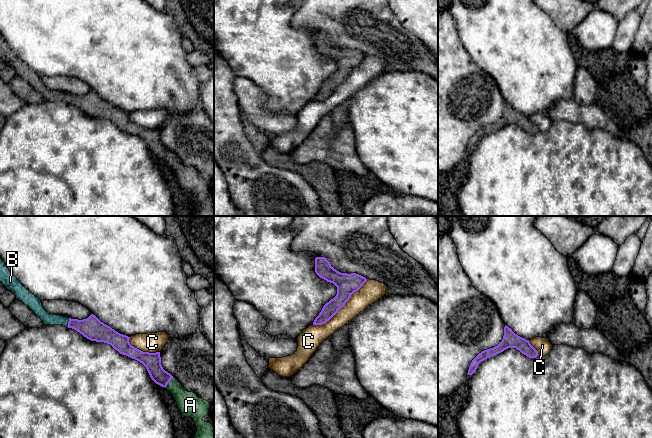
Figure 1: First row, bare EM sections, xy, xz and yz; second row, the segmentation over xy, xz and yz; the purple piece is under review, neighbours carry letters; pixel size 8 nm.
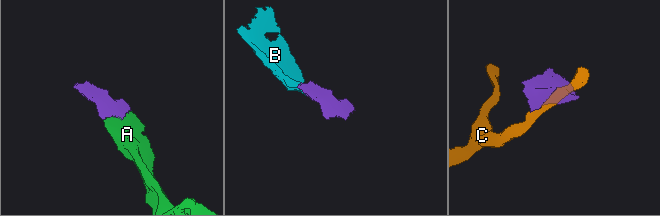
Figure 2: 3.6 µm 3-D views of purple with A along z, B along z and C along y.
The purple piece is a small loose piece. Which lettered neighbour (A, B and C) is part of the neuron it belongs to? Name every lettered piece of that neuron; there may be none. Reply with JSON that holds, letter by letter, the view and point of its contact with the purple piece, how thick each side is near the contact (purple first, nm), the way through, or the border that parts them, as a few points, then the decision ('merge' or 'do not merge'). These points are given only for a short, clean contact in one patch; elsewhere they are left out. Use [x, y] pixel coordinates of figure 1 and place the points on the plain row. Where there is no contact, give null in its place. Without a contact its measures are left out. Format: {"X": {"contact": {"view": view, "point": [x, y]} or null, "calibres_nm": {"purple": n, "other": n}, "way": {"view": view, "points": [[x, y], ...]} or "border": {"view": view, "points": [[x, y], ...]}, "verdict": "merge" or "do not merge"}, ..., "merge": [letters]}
{"A": {"contact": {"view": "xy", "point": [169, 157]}, "calibres_nm": {"purple": 140, "other": 190}, "verdict": "merge"}, "B": {"contact": {"view": "xy", "point": [68, 98]}, "calibres_nm": {"purple": 180, "other": 100}, "verdict": "merge"}, "C": {"contact": {"view": "xz", "point": [341, 83]}, "calibres_nm": {"purple": 170, "other": 160}, "verdict": "do not merge"}, "merge": ["A", "B"]}

